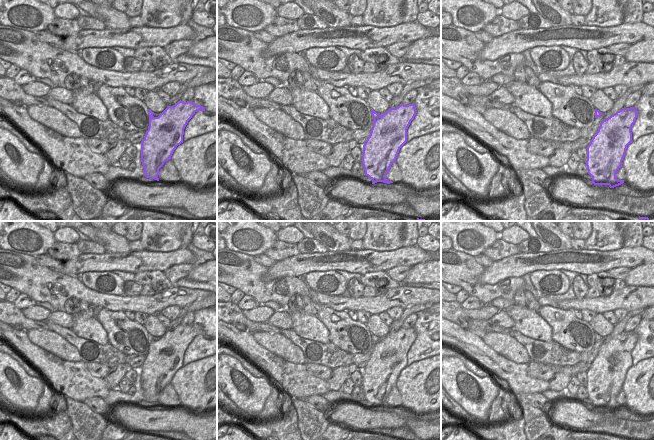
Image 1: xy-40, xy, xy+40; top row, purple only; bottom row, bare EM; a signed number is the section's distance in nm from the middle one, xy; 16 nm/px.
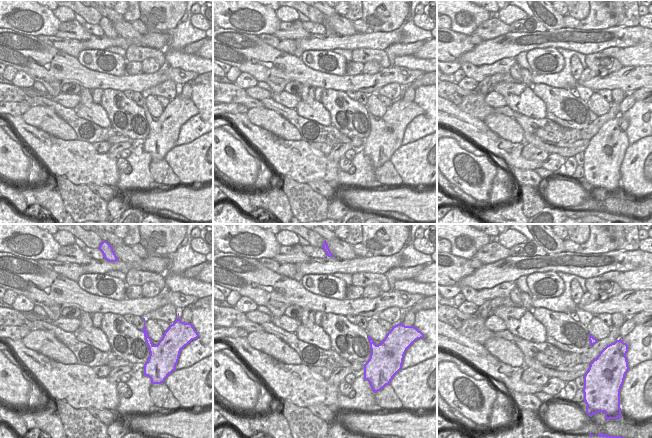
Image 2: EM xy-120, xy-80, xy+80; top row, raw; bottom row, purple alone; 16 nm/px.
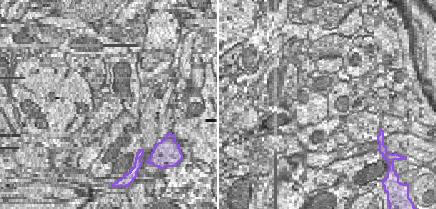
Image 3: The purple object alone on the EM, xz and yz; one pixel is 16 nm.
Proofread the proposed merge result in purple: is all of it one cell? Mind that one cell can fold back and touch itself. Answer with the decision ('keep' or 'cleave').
keep

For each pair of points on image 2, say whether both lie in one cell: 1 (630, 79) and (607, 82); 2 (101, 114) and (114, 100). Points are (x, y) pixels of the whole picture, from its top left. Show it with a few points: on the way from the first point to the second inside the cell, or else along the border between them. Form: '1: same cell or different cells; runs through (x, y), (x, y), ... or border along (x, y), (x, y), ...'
1: same cell; runs through (624, 79), (613, 80)
2: different cells; border along (99, 104), (106, 112), (111, 126)

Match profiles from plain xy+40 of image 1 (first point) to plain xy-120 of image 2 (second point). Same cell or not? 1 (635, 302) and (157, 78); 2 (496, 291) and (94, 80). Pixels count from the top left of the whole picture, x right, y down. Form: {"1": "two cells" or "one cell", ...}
{"1": "one cell", "2": "one cell"}

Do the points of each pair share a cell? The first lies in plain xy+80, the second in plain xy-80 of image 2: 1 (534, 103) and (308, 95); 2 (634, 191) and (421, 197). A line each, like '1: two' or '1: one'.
1: two
2: two

